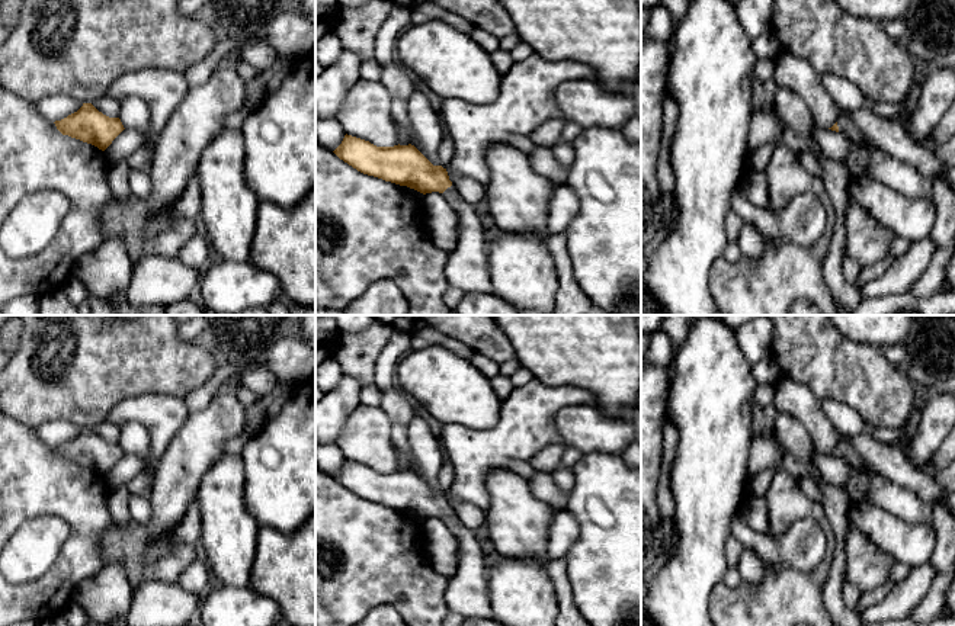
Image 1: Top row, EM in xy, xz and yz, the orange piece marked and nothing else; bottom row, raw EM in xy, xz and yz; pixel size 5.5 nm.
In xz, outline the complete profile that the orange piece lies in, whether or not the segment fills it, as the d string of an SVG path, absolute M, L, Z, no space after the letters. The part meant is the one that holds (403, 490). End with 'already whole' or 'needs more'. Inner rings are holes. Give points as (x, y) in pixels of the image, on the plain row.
M344 460L342 469L333 476L340 485L356 494L358 497L391 507L400 511L407 511L423 520L439 517L452 532L458 542L459 558L455 574L448 580L445 601L449 611L454 611L464 619L490 620L493 610L488 594L488 569L484 565L483 552L480 548L480 536L461 523L455 511L449 505L446 494L433 491L414 471L376 472L369 466Z; needs more

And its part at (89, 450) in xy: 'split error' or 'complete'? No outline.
complete

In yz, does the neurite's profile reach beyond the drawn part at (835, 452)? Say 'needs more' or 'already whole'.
needs more

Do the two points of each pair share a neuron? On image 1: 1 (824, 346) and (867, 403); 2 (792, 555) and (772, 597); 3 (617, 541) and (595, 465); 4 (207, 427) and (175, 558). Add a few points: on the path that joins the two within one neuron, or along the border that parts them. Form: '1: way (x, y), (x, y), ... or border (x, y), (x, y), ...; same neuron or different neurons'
1: way (835, 360), (862, 388); same neuron
2: border (820, 561), (810, 570), (765, 570); different neurons
3: way (624, 522), (624, 494), (614, 484); same neuron
4: way (180, 468), (164, 519), (141, 542), (141, 551); same neuron

